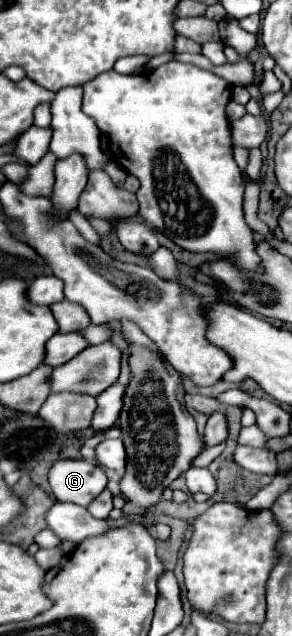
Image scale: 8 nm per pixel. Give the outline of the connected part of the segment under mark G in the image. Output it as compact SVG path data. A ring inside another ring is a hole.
M59 460L49 470L49 484L59 502L89 506L107 486L107 474L87 460Z

